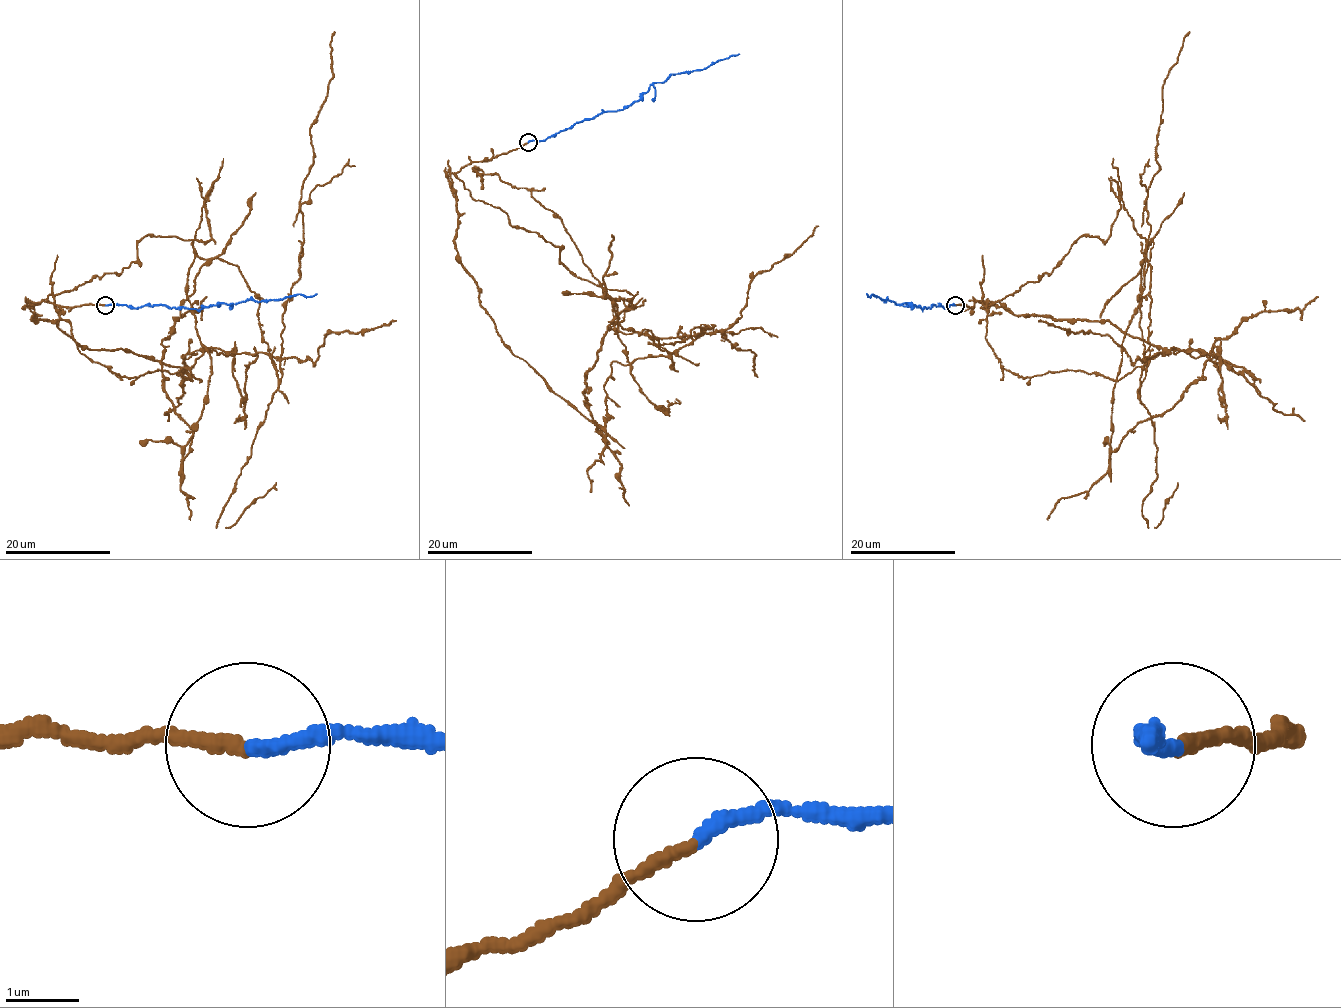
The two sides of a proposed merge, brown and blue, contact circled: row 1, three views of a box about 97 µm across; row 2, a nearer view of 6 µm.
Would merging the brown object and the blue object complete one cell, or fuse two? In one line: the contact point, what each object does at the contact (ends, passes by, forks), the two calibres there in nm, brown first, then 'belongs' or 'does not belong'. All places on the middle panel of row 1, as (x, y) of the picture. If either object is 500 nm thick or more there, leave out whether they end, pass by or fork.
(528, 142) | brown ends | blue ends | 170/200 nm | does not belong

